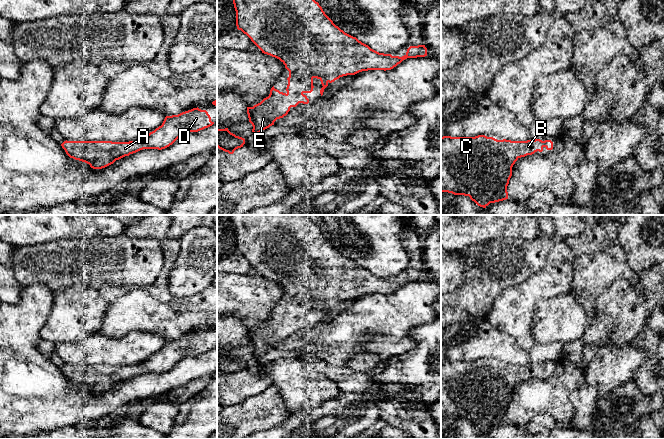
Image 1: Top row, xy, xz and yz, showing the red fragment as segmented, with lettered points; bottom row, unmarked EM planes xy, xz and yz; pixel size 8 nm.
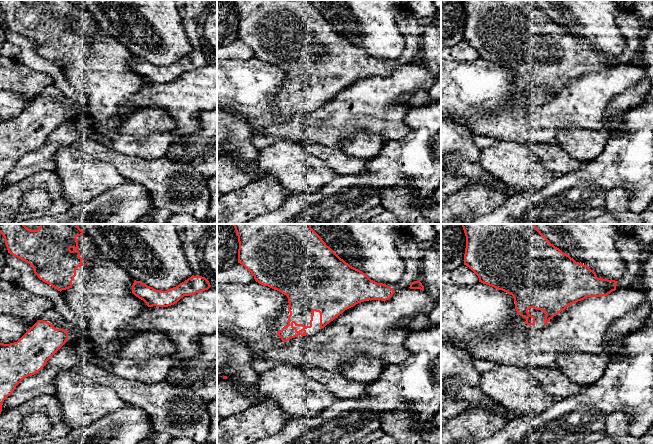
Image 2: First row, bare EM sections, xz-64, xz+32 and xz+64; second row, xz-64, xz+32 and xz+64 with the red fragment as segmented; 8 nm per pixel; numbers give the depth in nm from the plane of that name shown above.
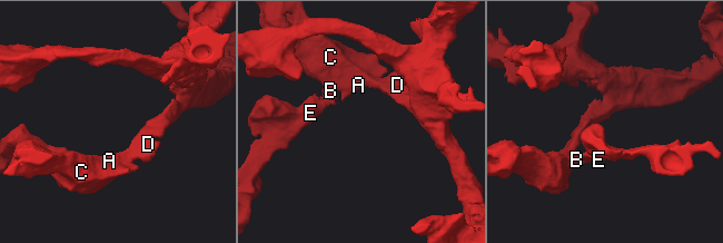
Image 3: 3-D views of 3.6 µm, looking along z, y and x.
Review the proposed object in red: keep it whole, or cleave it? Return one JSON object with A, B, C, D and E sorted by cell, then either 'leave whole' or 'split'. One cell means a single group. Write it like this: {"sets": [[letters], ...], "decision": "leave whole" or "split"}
{"sets": [["A", "B", "C", "D", "E"]], "decision": "leave whole"}

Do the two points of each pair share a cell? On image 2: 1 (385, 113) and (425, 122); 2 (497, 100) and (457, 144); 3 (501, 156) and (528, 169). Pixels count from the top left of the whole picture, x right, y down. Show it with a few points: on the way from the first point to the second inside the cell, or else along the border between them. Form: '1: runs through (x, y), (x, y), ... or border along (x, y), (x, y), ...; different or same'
1: border along (425, 106), (412, 108), (409, 131), (393, 138); different
2: border along (451, 119), (464, 124), (474, 135); different
3: runs through (508, 161), (521, 168); same

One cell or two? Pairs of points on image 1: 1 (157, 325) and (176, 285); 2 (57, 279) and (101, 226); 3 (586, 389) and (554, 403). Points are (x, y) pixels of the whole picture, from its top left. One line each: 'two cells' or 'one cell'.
1: two cells
2: two cells
3: two cells

